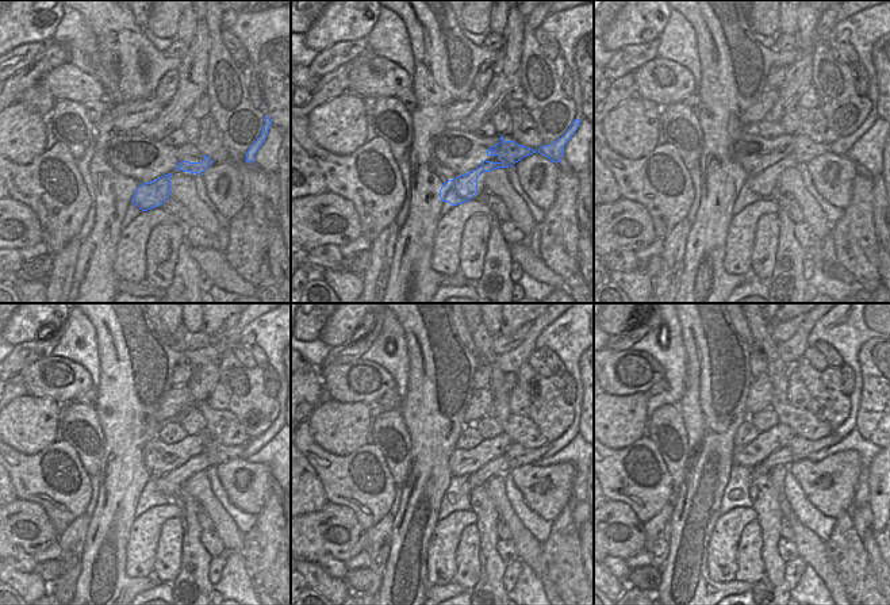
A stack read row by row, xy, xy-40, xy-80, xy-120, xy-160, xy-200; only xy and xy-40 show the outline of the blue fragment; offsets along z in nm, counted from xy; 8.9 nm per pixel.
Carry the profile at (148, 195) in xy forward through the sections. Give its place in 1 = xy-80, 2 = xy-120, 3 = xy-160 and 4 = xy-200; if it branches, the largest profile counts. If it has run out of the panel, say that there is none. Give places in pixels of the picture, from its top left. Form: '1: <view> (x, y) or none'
1: xy-80 (771, 183)
2: xy-120 (215, 454)
3: xy-160 (517, 455)
4: xy-200 (806, 464)

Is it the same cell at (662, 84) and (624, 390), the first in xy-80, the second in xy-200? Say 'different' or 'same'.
same

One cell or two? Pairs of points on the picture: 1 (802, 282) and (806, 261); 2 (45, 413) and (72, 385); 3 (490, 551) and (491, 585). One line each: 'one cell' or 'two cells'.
1: one cell
2: two cells
3: two cells

